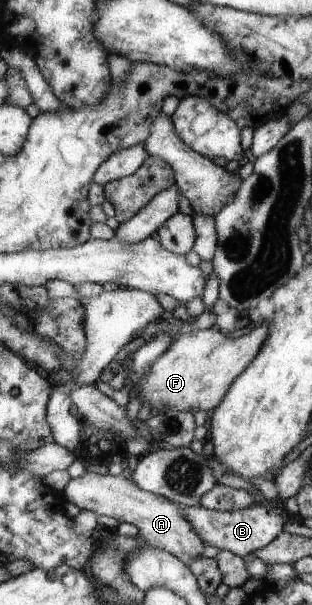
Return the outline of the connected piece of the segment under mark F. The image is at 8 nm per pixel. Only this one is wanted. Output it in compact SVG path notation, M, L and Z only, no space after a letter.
M265 323L236 334L224 335L216 326L209 330L181 333L140 382L143 404L147 403L154 411L175 409L192 414L199 410L212 412L224 399L234 380L258 355L268 336L269 326Z

